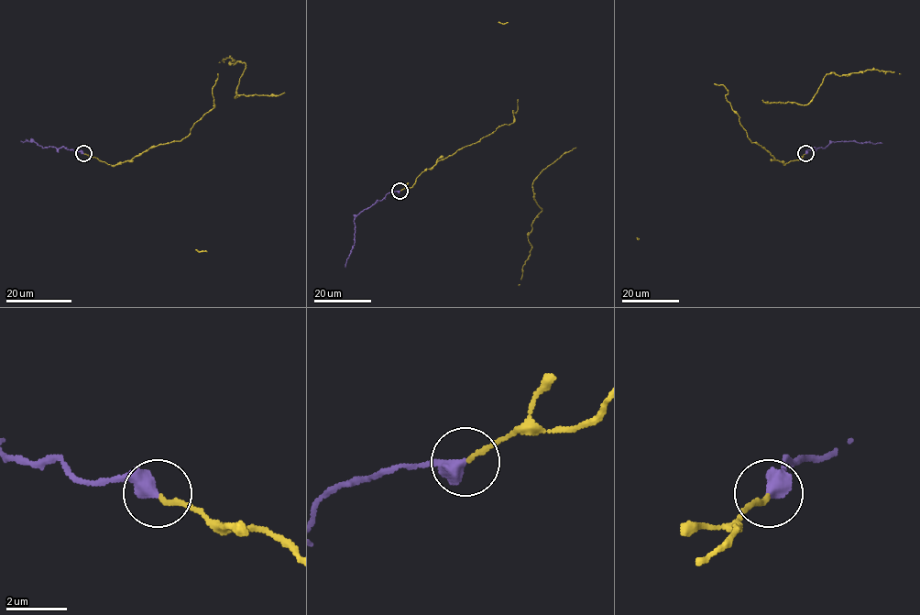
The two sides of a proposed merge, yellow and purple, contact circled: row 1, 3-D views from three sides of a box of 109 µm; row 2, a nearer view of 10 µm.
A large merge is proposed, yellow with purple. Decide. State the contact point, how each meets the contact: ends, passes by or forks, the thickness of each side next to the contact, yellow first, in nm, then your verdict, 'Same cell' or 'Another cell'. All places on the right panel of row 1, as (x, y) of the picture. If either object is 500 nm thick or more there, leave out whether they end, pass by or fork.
Place: (805, 153). Thickness 160 nm (yellow) against 500 nm. Another cell

